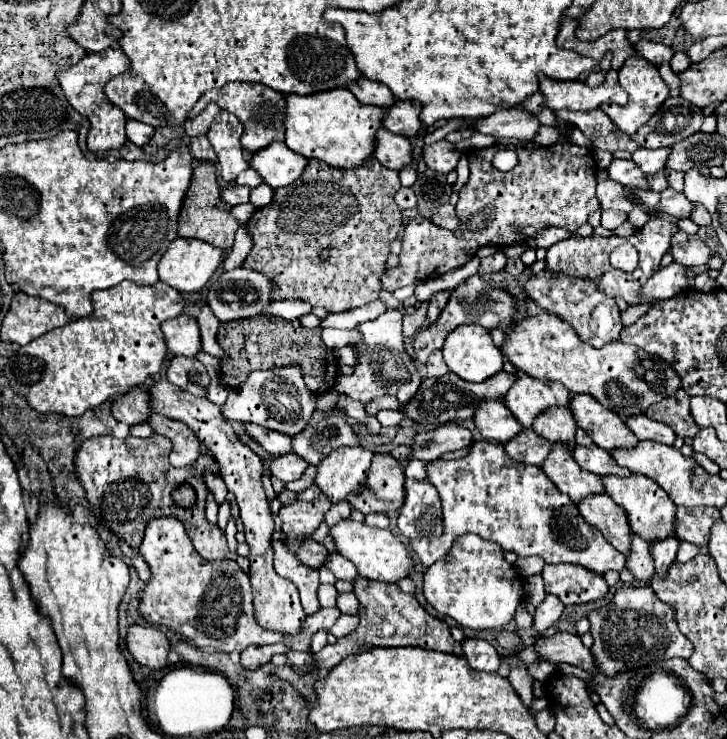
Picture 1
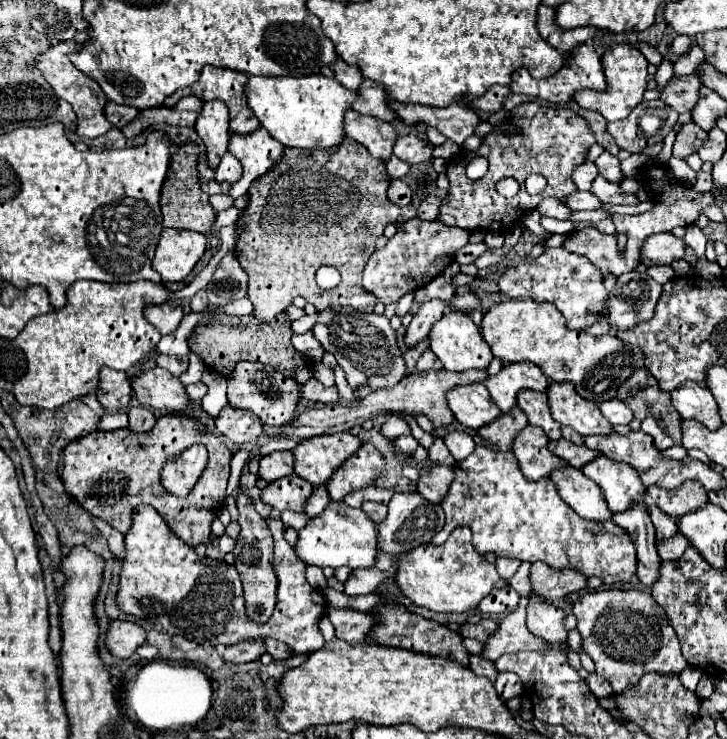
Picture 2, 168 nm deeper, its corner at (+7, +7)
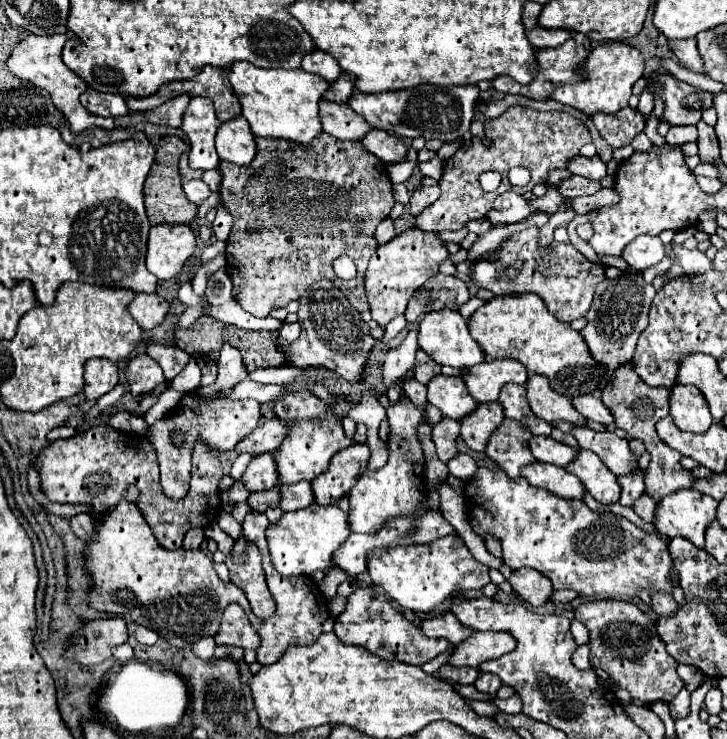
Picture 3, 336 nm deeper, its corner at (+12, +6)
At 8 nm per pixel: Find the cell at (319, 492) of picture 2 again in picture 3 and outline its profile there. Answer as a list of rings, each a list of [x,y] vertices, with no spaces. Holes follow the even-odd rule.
[[[280,483],[278,487],[280,487],[280,493],[284,495],[284,499],[280,501],[282,511],[298,511],[314,503],[314,491],[310,483],[294,483],[292,487],[286,487]]]

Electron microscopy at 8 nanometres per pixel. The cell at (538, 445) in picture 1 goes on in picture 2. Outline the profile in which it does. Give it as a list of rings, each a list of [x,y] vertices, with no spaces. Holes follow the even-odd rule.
[[[515,406],[509,412],[501,412],[501,416],[497,416],[493,422],[489,422],[489,426],[483,426],[481,430],[477,430],[477,434],[483,440],[497,446],[499,450],[511,450],[517,430],[521,430],[525,426],[527,426],[527,418],[521,412],[521,408]]]

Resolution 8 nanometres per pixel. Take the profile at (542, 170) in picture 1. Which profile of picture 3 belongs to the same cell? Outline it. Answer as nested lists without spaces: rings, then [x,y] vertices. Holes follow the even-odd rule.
[[[510,107],[504,115],[496,119],[486,119],[484,121],[484,133],[488,139],[492,139],[492,147],[484,147],[480,139],[472,139],[464,143],[460,151],[456,151],[446,163],[444,163],[444,173],[442,179],[438,181],[442,195],[428,211],[420,213],[416,217],[416,227],[422,231],[458,231],[466,227],[466,223],[484,219],[492,211],[494,199],[504,193],[514,189],[516,193],[524,195],[526,191],[532,191],[536,183],[546,183],[548,171],[550,169],[566,169],[572,159],[578,157],[578,151],[582,145],[590,143],[590,131],[586,125],[572,117],[566,111],[536,111],[532,107]],[[522,165],[530,169],[532,181],[524,187],[512,187],[508,183],[508,169]],[[484,171],[498,171],[502,175],[502,183],[496,191],[486,193],[480,187],[480,173]]]

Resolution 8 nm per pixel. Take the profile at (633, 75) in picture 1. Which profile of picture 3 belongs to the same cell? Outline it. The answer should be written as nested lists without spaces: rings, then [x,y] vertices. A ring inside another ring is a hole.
[[[620,41],[604,43],[604,45],[598,45],[590,51],[590,55],[584,63],[584,71],[588,75],[588,79],[584,83],[558,87],[550,95],[550,99],[566,103],[574,109],[588,113],[588,115],[596,115],[596,113],[614,115],[620,109],[628,107],[628,99],[632,97],[632,87],[644,75],[644,57],[638,49],[634,49],[626,43],[620,43]]]

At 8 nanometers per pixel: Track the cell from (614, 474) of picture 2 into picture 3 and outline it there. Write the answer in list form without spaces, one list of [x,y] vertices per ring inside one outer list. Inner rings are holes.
[[[580,451],[578,457],[566,467],[566,471],[580,477],[580,481],[596,501],[618,503],[622,487],[616,481],[616,475],[612,475],[592,451]]]

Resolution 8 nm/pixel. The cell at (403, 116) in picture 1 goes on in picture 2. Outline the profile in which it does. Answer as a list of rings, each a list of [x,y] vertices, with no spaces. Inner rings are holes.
[[[363,80],[363,84],[357,90],[357,102],[353,102],[351,108],[359,114],[375,116],[375,118],[381,118],[385,122],[393,122],[395,112],[389,108],[385,98],[389,98],[389,96],[385,94],[385,90],[381,86],[377,86],[377,82]]]

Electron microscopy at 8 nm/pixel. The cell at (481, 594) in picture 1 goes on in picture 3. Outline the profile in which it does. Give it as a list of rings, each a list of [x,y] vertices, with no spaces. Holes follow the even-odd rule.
[[[458,533],[428,545],[396,547],[380,555],[372,553],[368,561],[368,573],[374,585],[380,585],[390,599],[408,611],[432,611],[448,595],[482,589],[486,583],[490,583],[488,567],[470,555],[464,539]]]

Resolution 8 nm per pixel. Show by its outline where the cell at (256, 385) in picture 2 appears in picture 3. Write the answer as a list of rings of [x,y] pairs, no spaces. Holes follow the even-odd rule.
[[[224,343],[216,365],[218,365],[218,379],[212,385],[200,389],[202,397],[212,397],[216,391],[230,391],[248,377],[246,365],[240,359],[240,351],[228,343]]]

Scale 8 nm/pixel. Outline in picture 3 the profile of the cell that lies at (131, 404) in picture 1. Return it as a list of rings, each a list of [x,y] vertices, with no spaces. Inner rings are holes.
[[[90,359],[84,371],[84,395],[90,401],[98,401],[102,395],[118,385],[118,365],[106,359]]]

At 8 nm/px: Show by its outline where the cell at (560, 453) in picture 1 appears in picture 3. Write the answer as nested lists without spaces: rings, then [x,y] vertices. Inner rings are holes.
[[[504,419],[502,427],[498,427],[486,447],[486,455],[496,461],[498,467],[506,471],[510,479],[518,479],[520,471],[526,465],[536,463],[530,451],[532,433],[516,423],[514,419]]]

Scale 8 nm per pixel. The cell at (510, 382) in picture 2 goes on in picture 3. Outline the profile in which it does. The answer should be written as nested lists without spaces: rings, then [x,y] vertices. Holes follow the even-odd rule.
[[[500,359],[500,361],[486,361],[484,365],[476,365],[470,369],[464,369],[466,375],[462,377],[470,395],[478,403],[490,403],[498,401],[500,389],[506,383],[516,383],[524,385],[528,381],[528,371],[524,371],[524,365],[512,363],[510,359]]]

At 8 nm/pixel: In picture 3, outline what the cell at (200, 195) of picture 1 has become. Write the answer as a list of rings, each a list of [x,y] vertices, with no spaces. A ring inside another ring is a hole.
[[[164,137],[156,149],[156,163],[144,185],[144,203],[146,213],[152,225],[162,223],[192,223],[196,219],[196,205],[188,201],[182,191],[182,175],[178,171],[178,159],[188,149],[188,145],[180,137]]]

